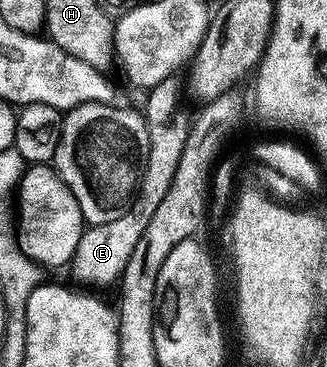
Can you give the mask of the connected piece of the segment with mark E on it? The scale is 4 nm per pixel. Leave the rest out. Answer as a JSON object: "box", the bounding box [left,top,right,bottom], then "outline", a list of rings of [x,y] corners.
{"box":[68,78,188,289],"outline":[[[171,78],[160,82],[156,87],[149,89],[146,100],[146,108],[144,107],[144,115],[146,117],[146,125],[148,126],[148,140],[150,149],[148,150],[148,158],[144,161],[142,169],[142,178],[138,185],[138,191],[126,211],[120,215],[114,216],[112,222],[104,222],[103,224],[89,225],[83,231],[80,242],[74,251],[74,257],[70,260],[68,271],[74,275],[75,285],[87,284],[87,289],[106,288],[109,284],[117,285],[122,278],[122,271],[128,266],[128,258],[132,258],[132,250],[136,250],[136,242],[140,242],[140,234],[144,234],[144,230],[148,230],[148,222],[152,222],[152,214],[156,214],[160,202],[164,202],[164,194],[168,194],[168,186],[172,186],[172,178],[176,178],[176,166],[180,166],[180,154],[184,154],[185,146],[188,143],[187,125],[177,124],[174,121],[174,115],[178,112],[178,88],[180,92],[180,84],[177,79]]]}

